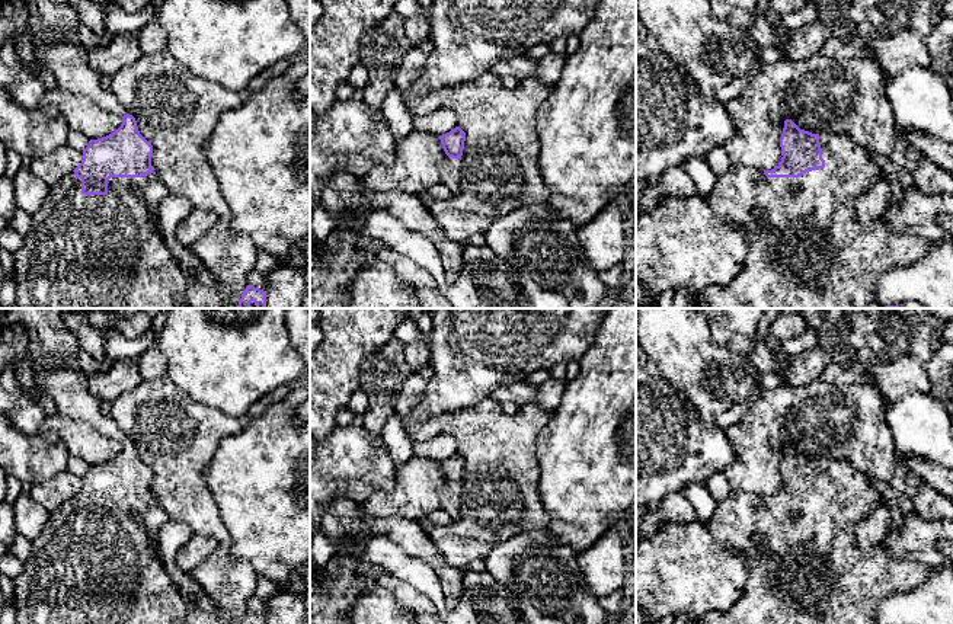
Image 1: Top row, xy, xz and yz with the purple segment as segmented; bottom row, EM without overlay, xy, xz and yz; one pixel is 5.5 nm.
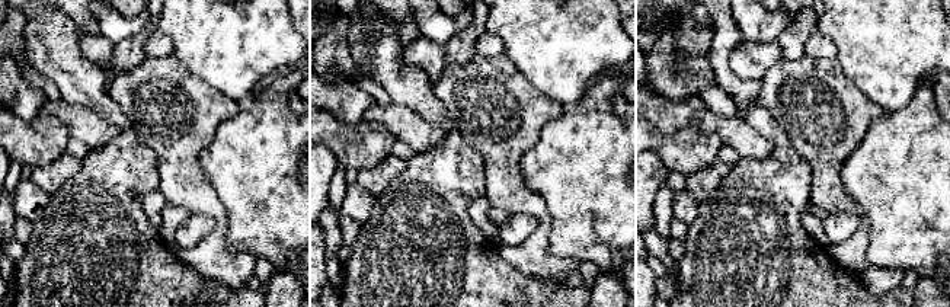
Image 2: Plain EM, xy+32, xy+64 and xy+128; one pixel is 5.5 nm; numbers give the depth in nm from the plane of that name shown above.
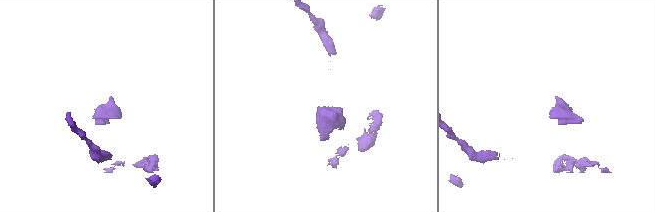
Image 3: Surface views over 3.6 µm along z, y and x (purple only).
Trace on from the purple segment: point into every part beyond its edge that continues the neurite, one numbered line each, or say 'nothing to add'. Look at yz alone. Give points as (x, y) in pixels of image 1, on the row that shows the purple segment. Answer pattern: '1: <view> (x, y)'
1: yz (815, 253)

